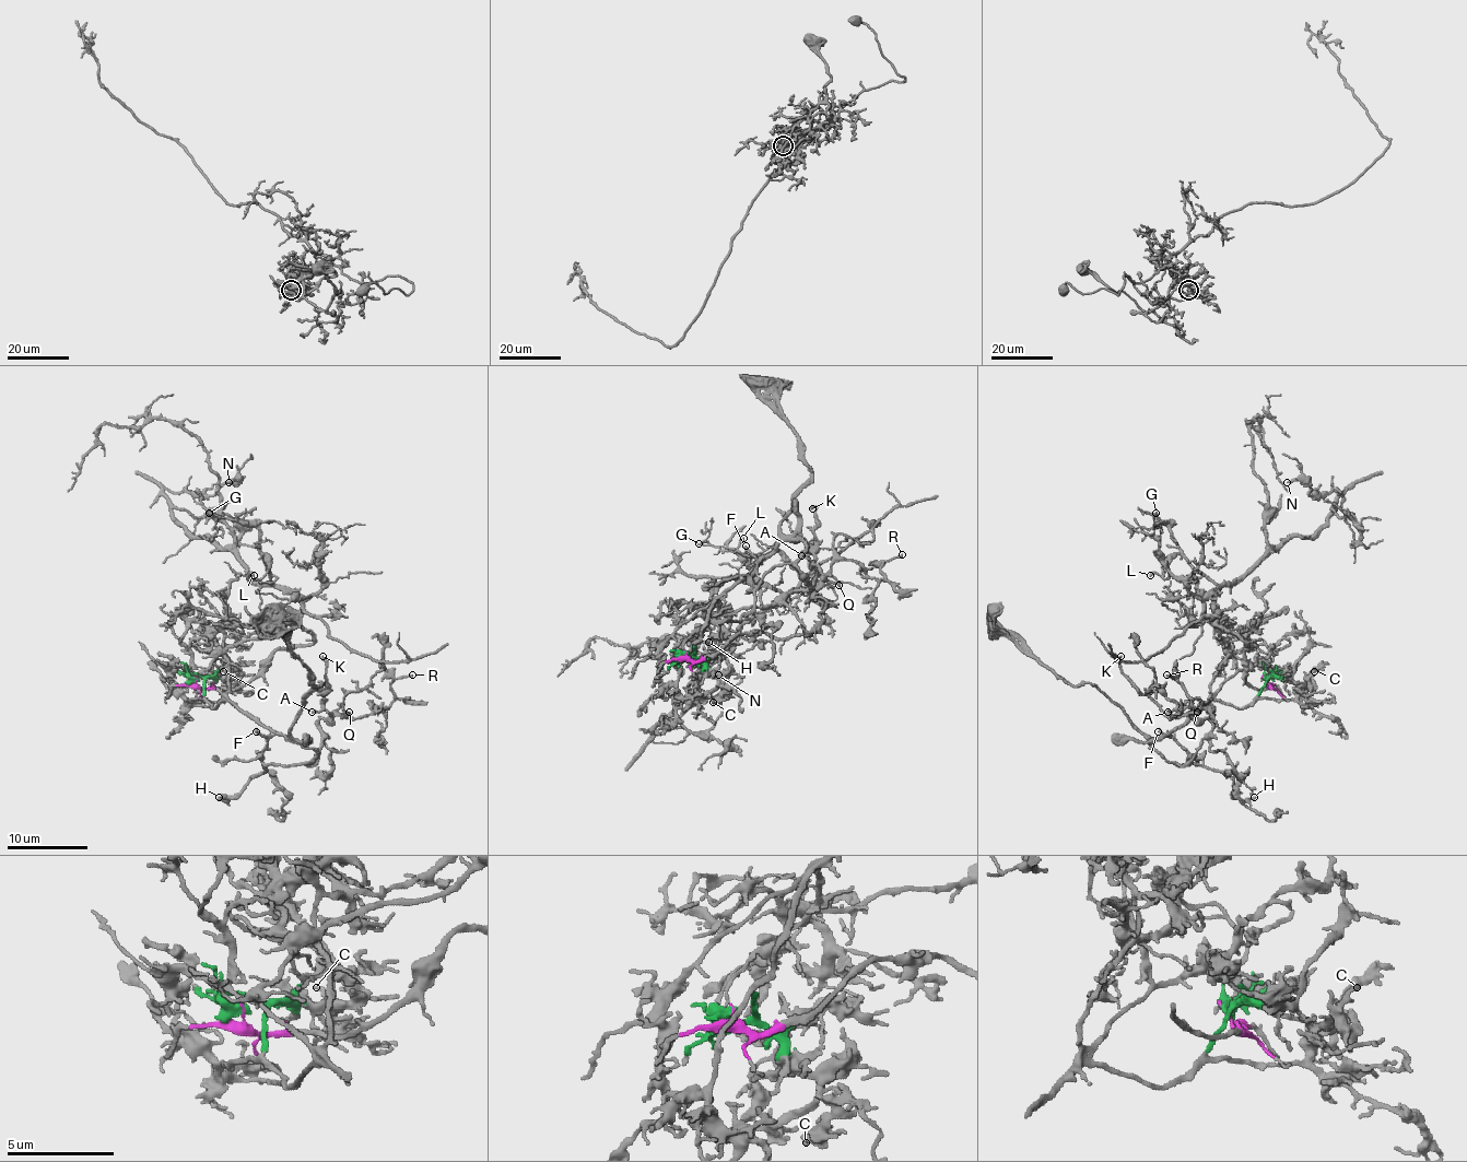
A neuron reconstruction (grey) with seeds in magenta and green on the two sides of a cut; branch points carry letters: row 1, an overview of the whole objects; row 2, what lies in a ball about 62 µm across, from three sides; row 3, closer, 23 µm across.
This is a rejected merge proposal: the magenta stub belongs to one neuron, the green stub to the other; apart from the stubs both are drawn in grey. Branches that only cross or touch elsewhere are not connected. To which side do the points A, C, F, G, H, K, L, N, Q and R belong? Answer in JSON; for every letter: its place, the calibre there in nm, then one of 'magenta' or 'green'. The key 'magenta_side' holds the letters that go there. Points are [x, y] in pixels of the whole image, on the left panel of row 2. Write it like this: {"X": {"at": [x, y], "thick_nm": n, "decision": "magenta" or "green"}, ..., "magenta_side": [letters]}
{"A": {"at": [312, 712], "thick_nm": 140, "decision": "green"}, "C": {"at": [223, 671], "thick_nm": 170, "decision": "green"}, "F": {"at": [256, 731], "thick_nm": 200, "decision": "green"}, "G": {"at": [209, 513], "thick_nm": 110, "decision": "magenta"}, "H": {"at": [219, 797], "thick_nm": 160, "decision": "green"}, "K": {"at": [323, 656], "thick_nm": 170, "decision": "green"}, "L": {"at": [254, 575], "thick_nm": 200, "decision": "magenta"}, "N": {"at": [229, 482], "thick_nm": 160, "decision": "magenta"}, "Q": {"at": [349, 712], "thick_nm": 140, "decision": "green"}, "R": {"at": [412, 675], "thick_nm": 140, "decision": "green"}, "magenta_side": ["G", "L", "N"]}

